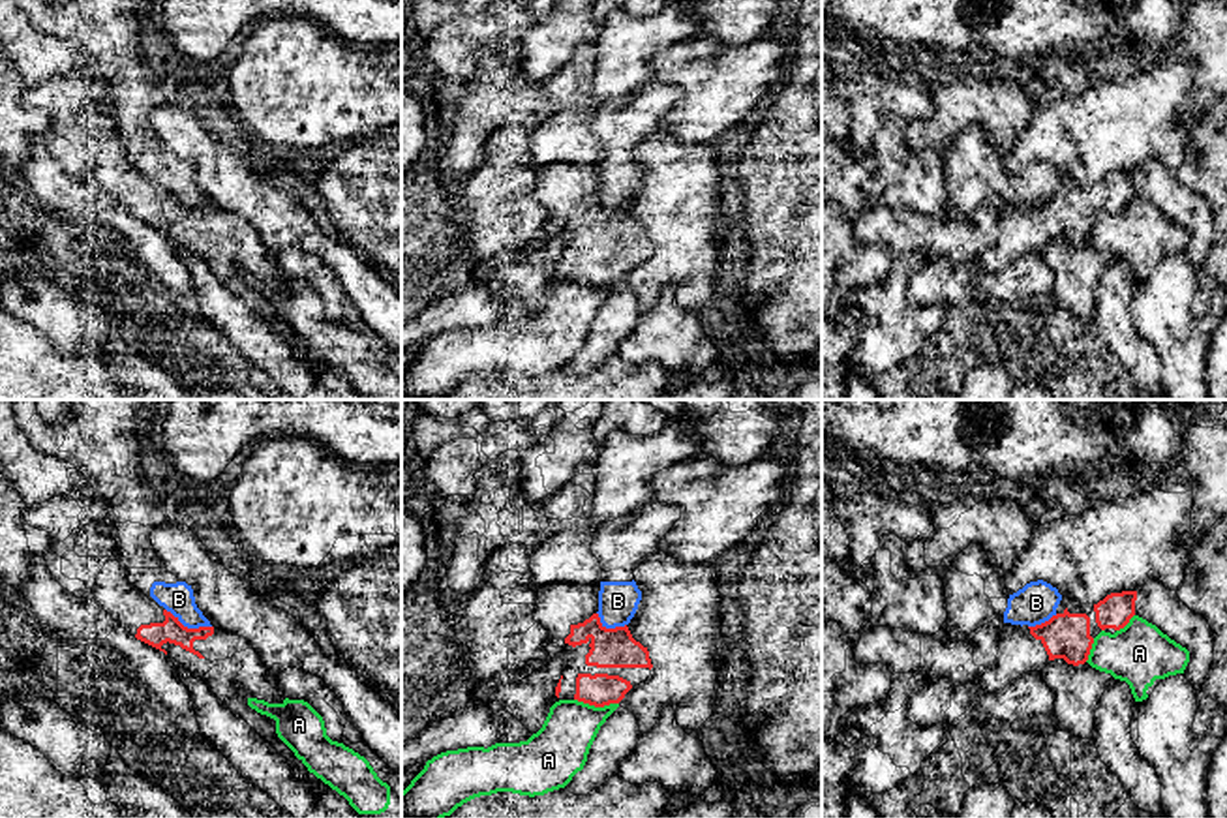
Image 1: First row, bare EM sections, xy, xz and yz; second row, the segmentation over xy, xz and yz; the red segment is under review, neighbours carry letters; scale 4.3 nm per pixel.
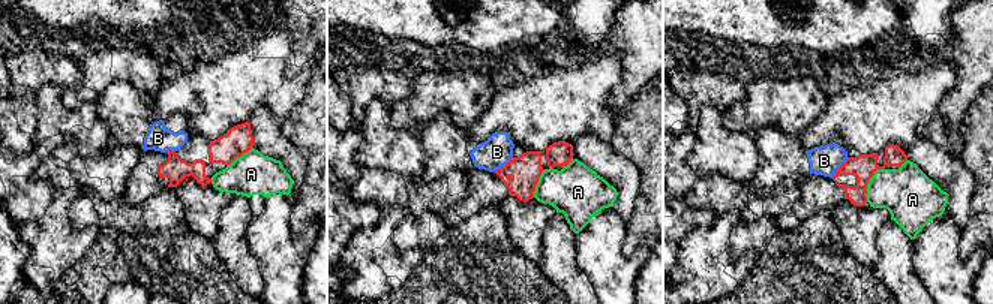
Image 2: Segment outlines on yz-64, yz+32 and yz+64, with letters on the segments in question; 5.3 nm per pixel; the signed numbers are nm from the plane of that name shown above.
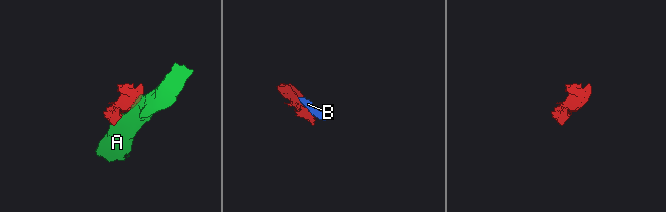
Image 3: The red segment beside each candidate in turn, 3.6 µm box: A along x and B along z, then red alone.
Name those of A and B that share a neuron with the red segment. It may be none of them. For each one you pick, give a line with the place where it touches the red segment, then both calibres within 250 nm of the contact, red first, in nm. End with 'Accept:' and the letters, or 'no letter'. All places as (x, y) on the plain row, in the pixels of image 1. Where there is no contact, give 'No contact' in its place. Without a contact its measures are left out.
Accept: no letter

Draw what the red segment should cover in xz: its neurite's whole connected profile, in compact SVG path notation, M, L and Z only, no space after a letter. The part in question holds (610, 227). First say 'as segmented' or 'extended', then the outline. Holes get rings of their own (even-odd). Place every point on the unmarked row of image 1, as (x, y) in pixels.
extended; M568 161L538 169L533 197L548 214L550 223L563 220L576 227L587 223L587 246L653 248L649 231L636 221L629 206L606 208L598 197L598 167Z

